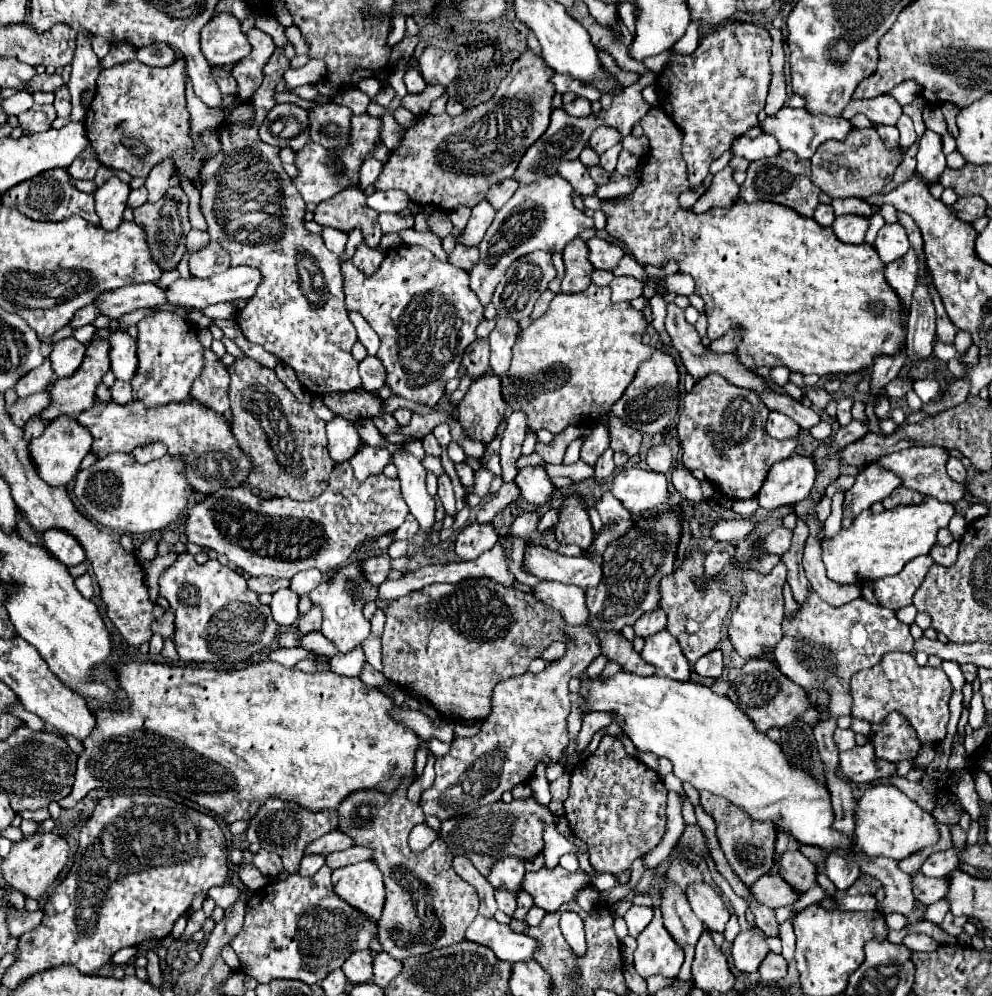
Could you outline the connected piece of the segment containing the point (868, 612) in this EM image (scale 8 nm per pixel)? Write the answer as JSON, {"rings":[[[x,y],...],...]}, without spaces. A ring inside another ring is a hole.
{"rings":[[[816,593],[808,597],[808,603],[804,603],[804,609],[800,609],[794,617],[784,619],[782,623],[782,639],[774,649],[774,663],[780,667],[780,673],[798,683],[800,687],[806,689],[806,695],[812,697],[812,691],[824,689],[828,691],[828,705],[826,705],[826,715],[840,717],[840,715],[850,715],[852,707],[852,695],[850,695],[850,677],[862,669],[870,669],[876,663],[880,663],[884,653],[890,651],[902,651],[902,653],[912,653],[914,651],[914,637],[910,635],[910,627],[902,621],[896,619],[896,613],[892,609],[872,605],[864,599],[854,599],[842,607],[832,607],[824,603]],[[806,641],[812,641],[812,651],[806,651]]]}

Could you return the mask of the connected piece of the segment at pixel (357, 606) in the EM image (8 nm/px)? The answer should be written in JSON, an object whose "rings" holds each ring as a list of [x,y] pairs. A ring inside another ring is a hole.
{"rings":[[[350,563],[344,569],[336,571],[330,581],[320,583],[320,587],[316,587],[316,591],[310,591],[308,597],[312,599],[312,603],[320,605],[324,611],[324,621],[322,621],[320,633],[328,641],[332,641],[340,653],[348,653],[348,651],[356,649],[370,635],[370,621],[364,619],[362,607],[364,607],[364,603],[376,599],[376,587],[366,583],[366,579],[362,577],[362,571],[360,571],[360,563]]]}

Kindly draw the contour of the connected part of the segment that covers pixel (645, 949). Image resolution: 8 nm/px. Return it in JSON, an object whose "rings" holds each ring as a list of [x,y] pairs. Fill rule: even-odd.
{"rings":[[[654,909],[654,919],[638,935],[638,949],[634,951],[634,969],[640,977],[664,975],[676,977],[684,963],[684,951],[674,943],[662,925],[660,909]]]}

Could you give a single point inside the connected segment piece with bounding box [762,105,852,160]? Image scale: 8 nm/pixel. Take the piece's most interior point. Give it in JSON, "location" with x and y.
{"location":[796,129]}

